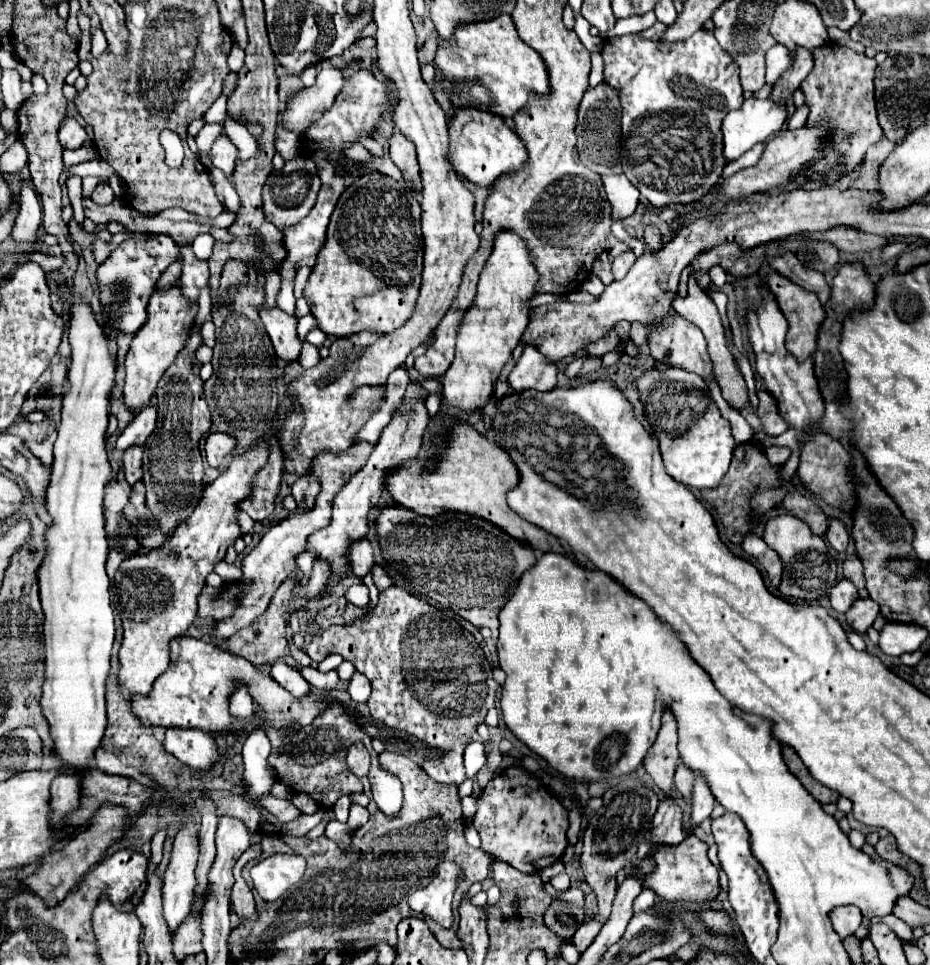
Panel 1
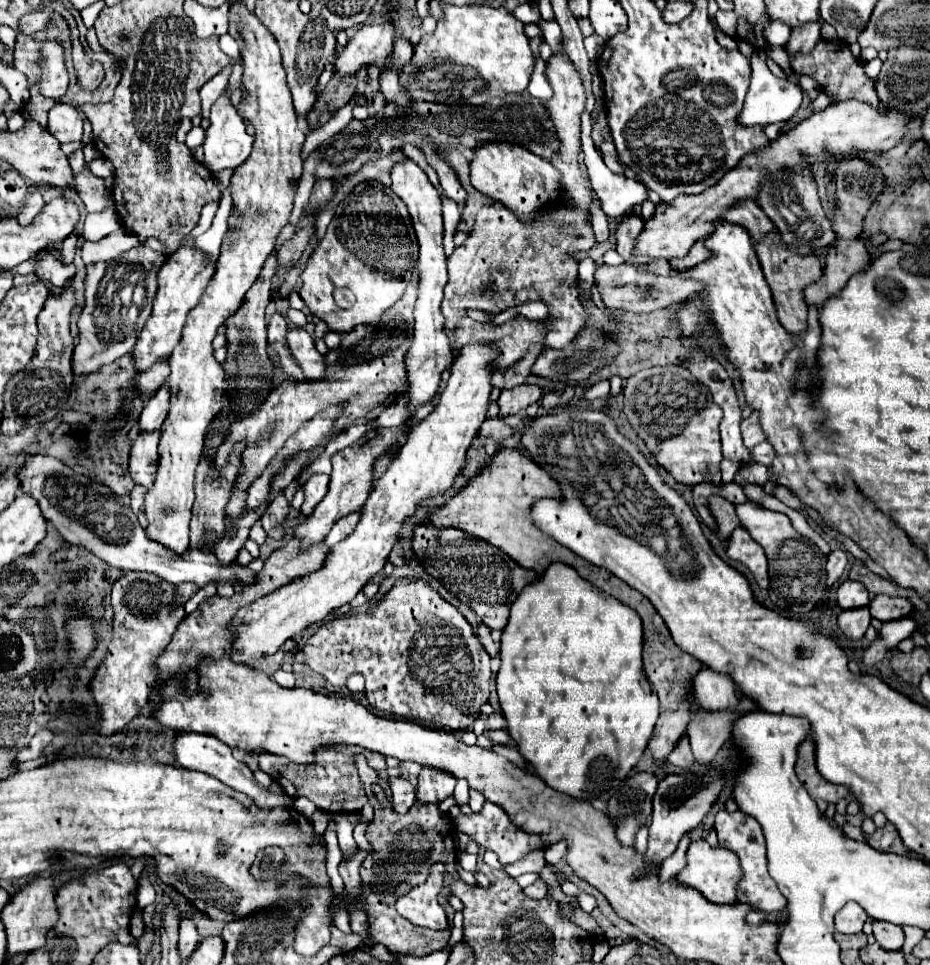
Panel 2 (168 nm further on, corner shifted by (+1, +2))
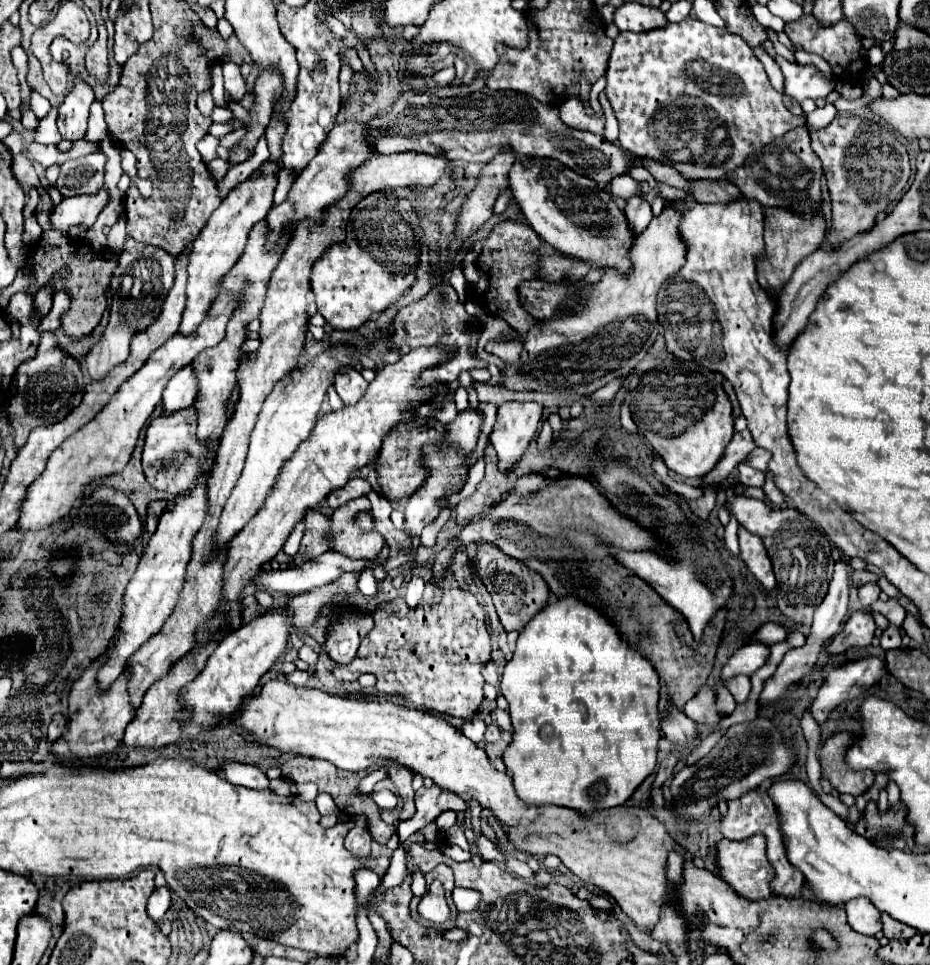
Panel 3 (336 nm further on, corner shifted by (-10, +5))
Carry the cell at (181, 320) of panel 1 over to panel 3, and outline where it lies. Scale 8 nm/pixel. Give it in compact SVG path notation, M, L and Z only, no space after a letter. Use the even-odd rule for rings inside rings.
M264 161L262 175L260 177L250 175L250 179L236 185L228 193L228 197L220 203L220 207L212 213L212 217L208 219L208 223L204 225L200 235L194 239L192 251L188 255L188 267L186 267L186 271L188 271L186 297L188 299L186 299L186 309L184 309L178 333L190 335L204 321L204 315L208 313L208 309L216 297L216 283L220 281L222 275L228 273L228 269L232 269L236 259L240 259L240 255L246 247L250 229L258 221L266 219L268 211L272 209L272 195L276 189L276 171L278 171L278 163Z

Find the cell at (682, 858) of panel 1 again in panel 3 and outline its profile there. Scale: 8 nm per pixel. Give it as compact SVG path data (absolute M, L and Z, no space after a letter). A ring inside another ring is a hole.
M754 835L746 841L728 841L722 839L716 843L716 863L720 869L722 881L726 881L740 897L750 901L768 899L768 879L772 879L772 867L766 859L766 839L764 835Z

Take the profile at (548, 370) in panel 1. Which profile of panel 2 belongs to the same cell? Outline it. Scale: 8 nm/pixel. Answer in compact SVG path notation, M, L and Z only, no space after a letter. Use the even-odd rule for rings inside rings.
M515 386L511 390L503 390L497 404L499 404L499 416L513 416L519 410L527 408L529 404L537 402L541 398L541 388L539 386Z

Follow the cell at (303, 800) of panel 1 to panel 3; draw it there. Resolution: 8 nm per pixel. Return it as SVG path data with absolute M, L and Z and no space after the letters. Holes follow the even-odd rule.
M318 793L316 807L318 807L320 815L338 815L340 813L338 807L336 807L336 803L332 801L332 797L328 793Z

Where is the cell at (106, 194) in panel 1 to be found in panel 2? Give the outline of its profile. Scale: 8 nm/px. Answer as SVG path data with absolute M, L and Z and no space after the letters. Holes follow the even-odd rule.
M85 164L79 174L73 174L71 188L77 192L77 196L83 200L87 212L103 212L107 208L107 194L105 194L105 182L97 178L89 166Z

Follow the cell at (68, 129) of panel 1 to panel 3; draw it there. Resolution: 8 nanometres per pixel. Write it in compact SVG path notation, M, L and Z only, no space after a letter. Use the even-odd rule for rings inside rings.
M74 81L74 89L66 95L58 109L58 131L64 139L78 141L84 137L88 127L88 111L94 103L92 89L82 81Z

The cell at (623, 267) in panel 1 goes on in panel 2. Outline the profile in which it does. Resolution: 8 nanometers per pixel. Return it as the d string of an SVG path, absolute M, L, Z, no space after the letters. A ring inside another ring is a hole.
M627 214L617 230L615 230L615 240L617 240L617 252L625 258L625 262L631 260L631 250L635 246L635 240L637 240L637 234L643 230L643 220L637 216L637 214Z

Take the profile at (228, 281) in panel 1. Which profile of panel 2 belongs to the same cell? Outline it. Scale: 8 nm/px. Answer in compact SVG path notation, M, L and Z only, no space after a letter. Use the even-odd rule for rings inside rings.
M235 2L229 8L229 34L237 40L245 62L243 90L247 96L239 102L237 110L249 124L253 124L255 142L251 156L235 168L231 178L231 198L233 208L239 214L239 222L229 228L235 234L223 240L217 270L209 280L201 302L187 314L183 338L169 356L171 374L167 384L171 386L171 412L163 422L157 480L145 496L145 516L149 522L145 528L147 536L177 556L181 556L189 546L189 520L195 502L195 470L203 450L205 430L223 408L225 370L213 356L213 338L217 336L217 328L241 308L247 290L253 286L265 260L275 250L279 232L285 224L289 224L303 164L299 152L305 132L299 128L295 118L285 68L281 64L281 52L273 34L269 34L261 20L251 14L243 2Z

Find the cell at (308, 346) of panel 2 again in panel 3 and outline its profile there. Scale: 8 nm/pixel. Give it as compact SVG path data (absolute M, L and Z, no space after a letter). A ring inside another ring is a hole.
M340 367L338 373L334 375L334 387L340 395L340 399L346 405L352 405L360 399L360 395L364 395L368 383L366 379L352 367Z

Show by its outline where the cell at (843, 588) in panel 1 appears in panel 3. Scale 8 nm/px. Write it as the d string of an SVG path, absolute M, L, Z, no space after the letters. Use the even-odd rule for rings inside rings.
M866 583L858 589L858 599L862 601L864 607L872 605L878 599L878 595L880 595L880 587L876 583Z

